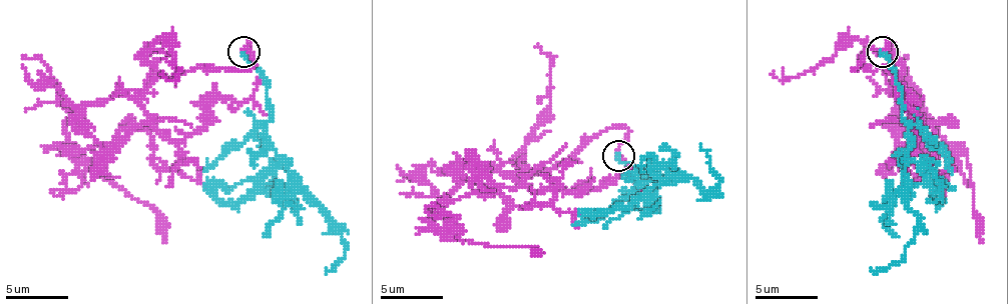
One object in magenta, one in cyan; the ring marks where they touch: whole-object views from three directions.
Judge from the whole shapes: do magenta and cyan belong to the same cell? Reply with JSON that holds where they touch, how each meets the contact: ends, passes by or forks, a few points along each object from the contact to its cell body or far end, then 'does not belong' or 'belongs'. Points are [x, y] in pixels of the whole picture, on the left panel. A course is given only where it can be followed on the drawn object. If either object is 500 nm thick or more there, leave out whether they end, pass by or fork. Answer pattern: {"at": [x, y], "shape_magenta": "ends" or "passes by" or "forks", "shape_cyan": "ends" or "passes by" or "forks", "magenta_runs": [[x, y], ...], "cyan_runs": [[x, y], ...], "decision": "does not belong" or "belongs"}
{"at": [243, 51], "shape_magenta": "passes by", "shape_cyan": "ends", "magenta_runs": [[244, 52], [254, 65], [153, 77], [135, 96], [82, 105], [66, 124], [82, 155], [153, 211], [163, 243]], "cyan_runs": [[244, 52], [267, 87], [267, 143], [338, 233], [345, 255], [335, 267], [326, 267]], "decision": "does not belong"}

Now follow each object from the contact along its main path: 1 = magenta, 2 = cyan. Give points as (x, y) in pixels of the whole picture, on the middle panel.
1: (619, 156), (628, 131), (606, 128), (550, 168), (466, 178), (441, 209), (457, 240), (528, 246), (538, 256)
2: (619, 156), (641, 172), (641, 181), (691, 178), (703, 190), (712, 190), (719, 178), (700, 143)

